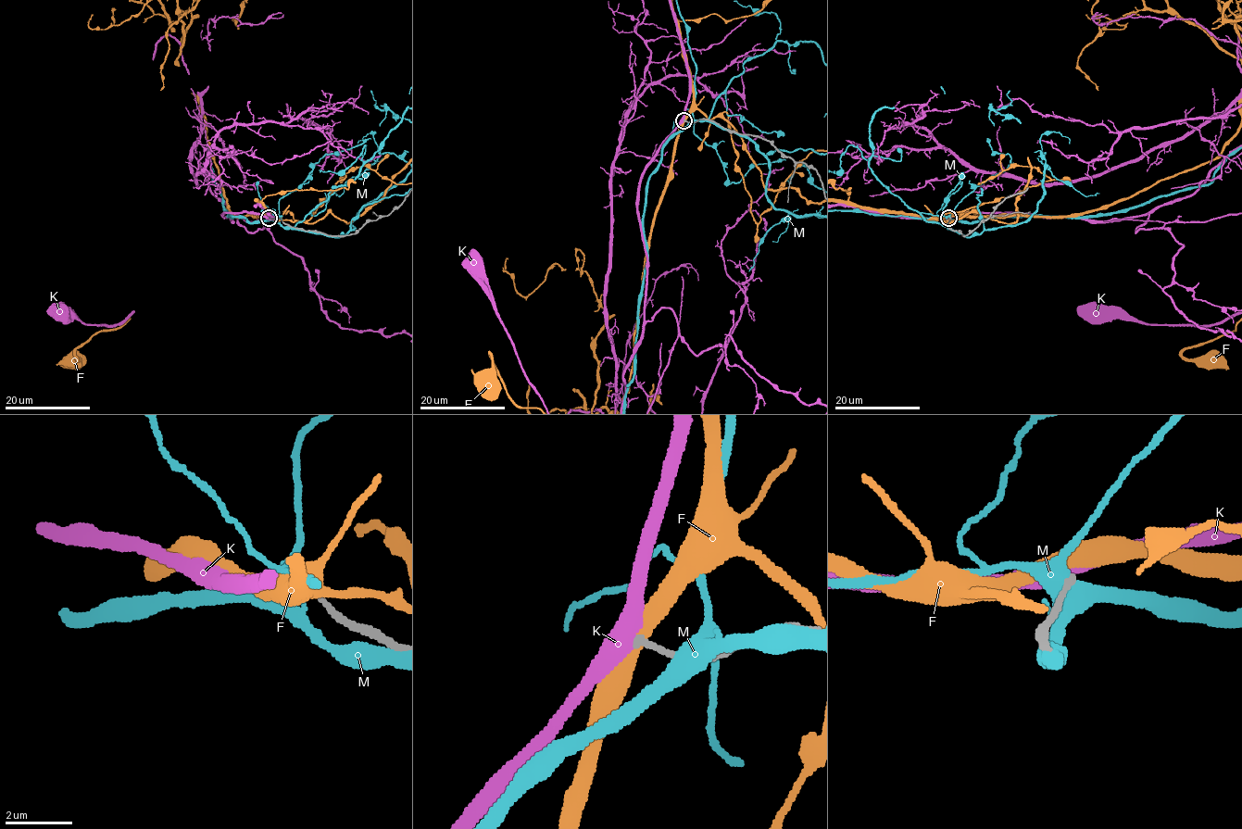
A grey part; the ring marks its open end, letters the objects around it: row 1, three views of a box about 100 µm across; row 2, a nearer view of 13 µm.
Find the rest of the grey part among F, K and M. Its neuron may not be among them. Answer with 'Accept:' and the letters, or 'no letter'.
Accept: K

